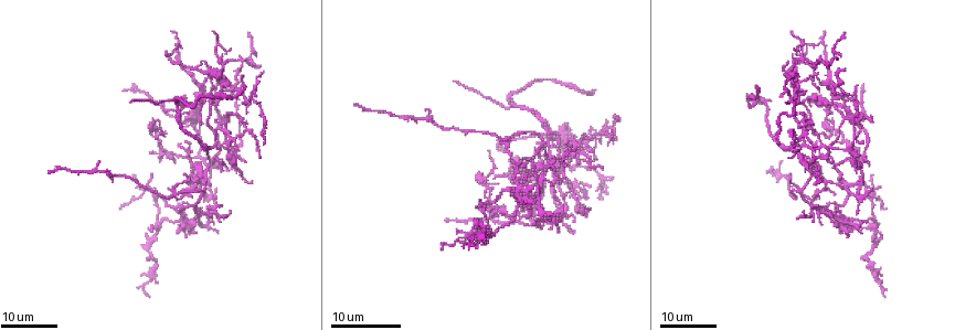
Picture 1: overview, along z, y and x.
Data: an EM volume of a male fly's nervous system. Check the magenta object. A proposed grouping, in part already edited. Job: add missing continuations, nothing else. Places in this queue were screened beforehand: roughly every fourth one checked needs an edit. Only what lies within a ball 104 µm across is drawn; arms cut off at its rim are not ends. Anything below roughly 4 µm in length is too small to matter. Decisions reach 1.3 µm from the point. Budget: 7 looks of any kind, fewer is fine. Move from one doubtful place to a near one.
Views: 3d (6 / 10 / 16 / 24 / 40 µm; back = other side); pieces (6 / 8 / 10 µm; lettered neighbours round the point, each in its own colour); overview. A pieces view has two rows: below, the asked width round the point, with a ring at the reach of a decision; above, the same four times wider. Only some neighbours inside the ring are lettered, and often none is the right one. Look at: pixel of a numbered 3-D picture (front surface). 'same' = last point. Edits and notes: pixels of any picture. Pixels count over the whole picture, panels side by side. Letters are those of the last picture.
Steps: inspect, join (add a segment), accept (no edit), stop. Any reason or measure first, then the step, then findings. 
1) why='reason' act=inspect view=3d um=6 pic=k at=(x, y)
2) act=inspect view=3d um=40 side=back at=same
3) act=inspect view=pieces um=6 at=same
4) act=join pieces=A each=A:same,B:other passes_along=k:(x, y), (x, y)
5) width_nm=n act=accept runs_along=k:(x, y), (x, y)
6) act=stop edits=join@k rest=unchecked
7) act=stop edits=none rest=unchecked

why='thin end' act=inspect view=3d um=24 pic=1 at=(224, 63)

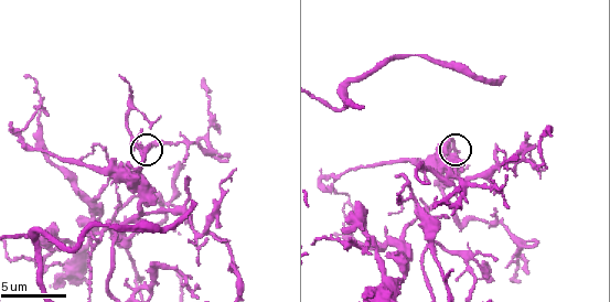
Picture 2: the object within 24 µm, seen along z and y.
why='what lies round it' act=inspect view=pieces um=10 pic=2 at=(150, 146)

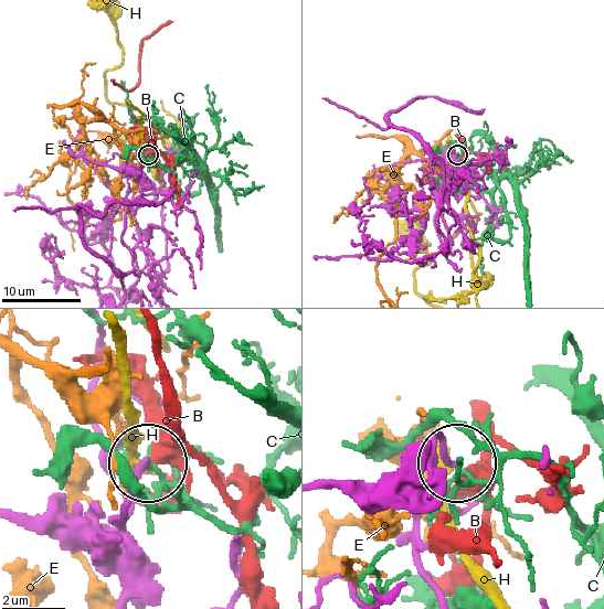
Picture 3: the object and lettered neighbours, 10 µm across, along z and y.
width_nm=180 act=accept each=B:other,C:other,E:other,H:other runs_along=3:(134, 267), (123, 238), (125, 214), (139, 194), (148, 153) found='no lettered segment goes on from it'

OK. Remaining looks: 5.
why='branch stops here' act=inspect view=3d um=16 pic=1 at=(528, 213)

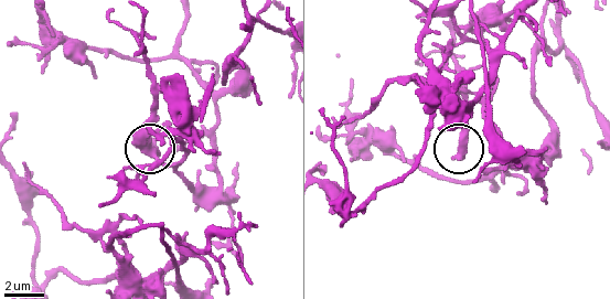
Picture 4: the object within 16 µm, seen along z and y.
why='what lies round it' act=inspect view=pieces um=10 pic=4 at=(459, 155)

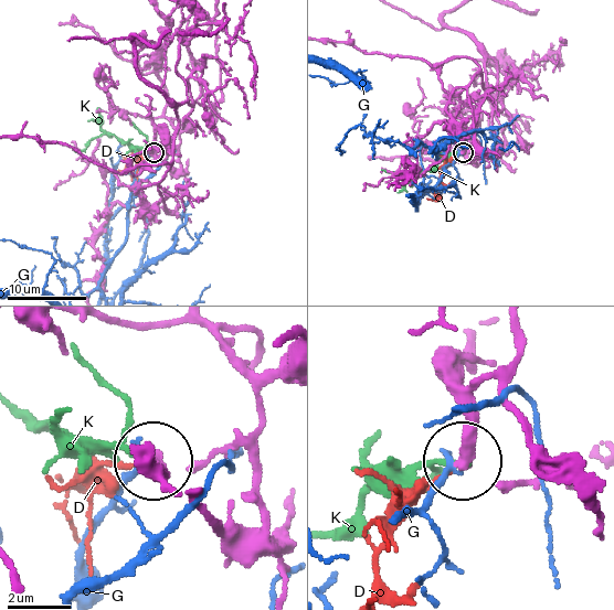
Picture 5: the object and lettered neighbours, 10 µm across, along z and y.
act=accept each=D:other,G:other,K:other found='none of them fits'

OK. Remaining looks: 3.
why='tapers out' act=inspect view=3d um=16 pic=1 at=(217, 188)

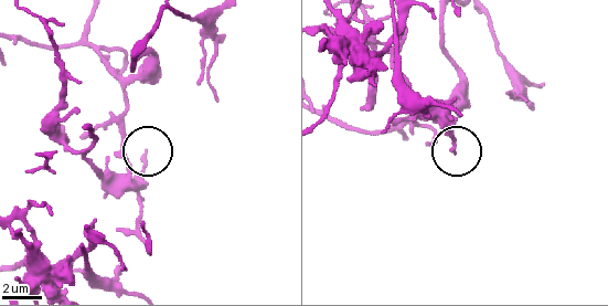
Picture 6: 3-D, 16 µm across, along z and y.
why='what lies round it' act=inspect view=pieces um=8 pic=6 at=(454, 151)

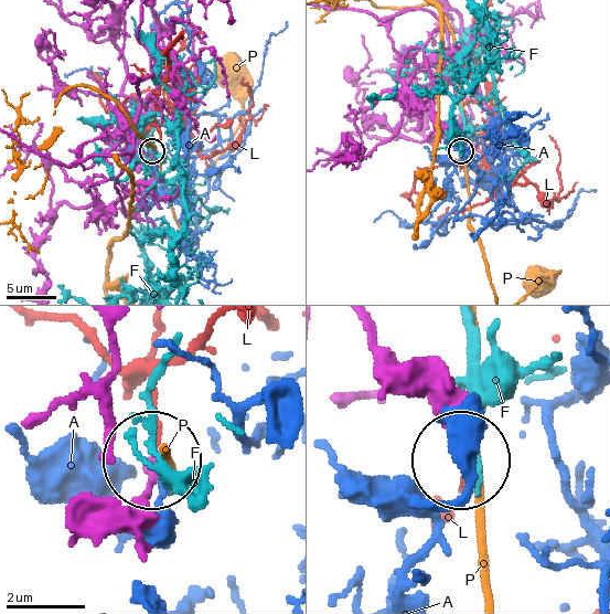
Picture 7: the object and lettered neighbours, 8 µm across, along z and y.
act=accept each=A:other,F:other,L:other,P:other found='no lettered segment goes on from it'

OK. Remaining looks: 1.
act=stop edits=none rest=unchecked

